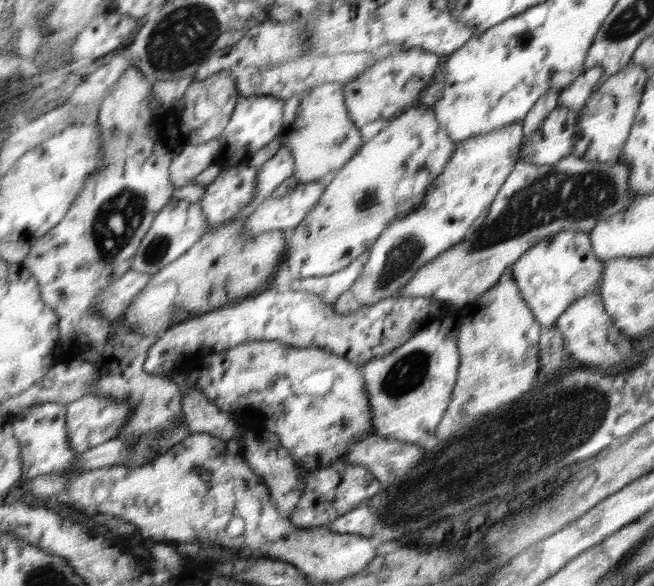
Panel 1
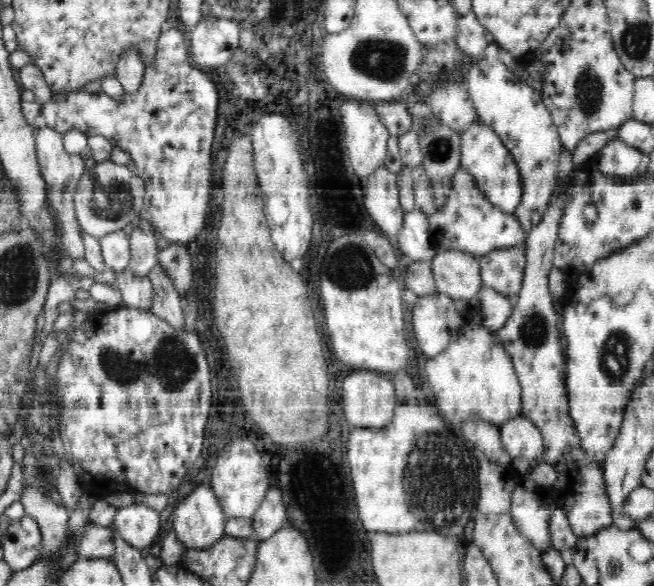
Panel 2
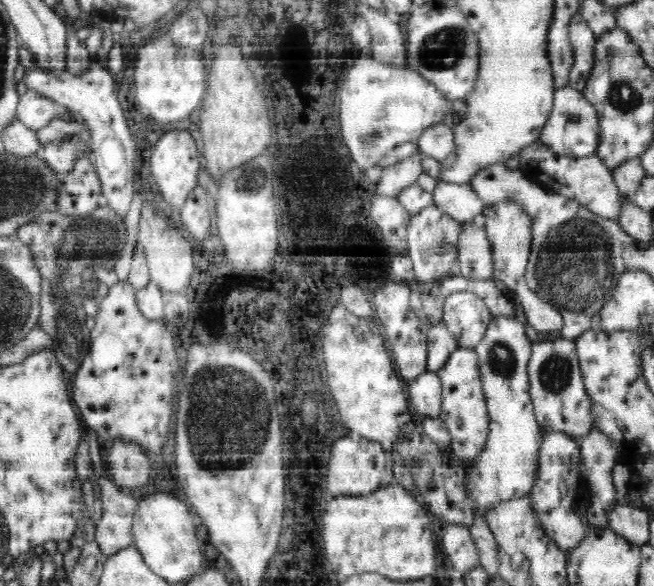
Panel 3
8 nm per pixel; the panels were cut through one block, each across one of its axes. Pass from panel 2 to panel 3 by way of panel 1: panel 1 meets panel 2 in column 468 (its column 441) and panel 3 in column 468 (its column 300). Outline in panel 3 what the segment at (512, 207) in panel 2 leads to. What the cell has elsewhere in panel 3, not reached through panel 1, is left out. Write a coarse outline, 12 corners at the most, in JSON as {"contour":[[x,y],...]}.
{"contour":[[461,223],[458,274],[474,281],[494,277],[484,226]]}

